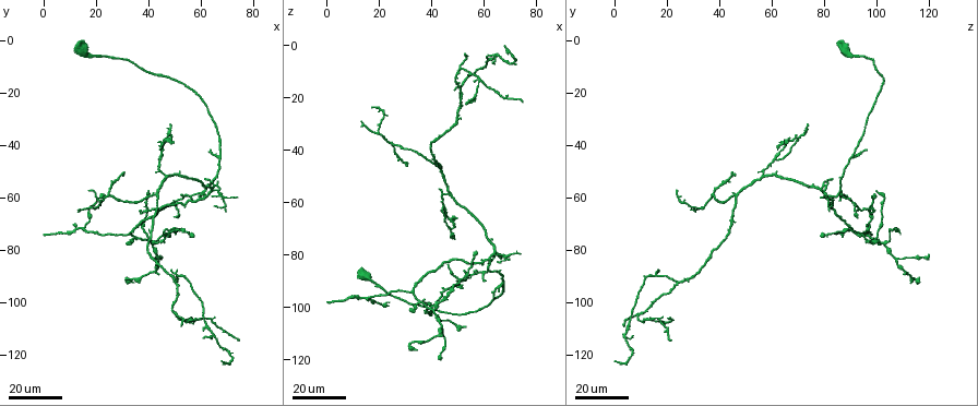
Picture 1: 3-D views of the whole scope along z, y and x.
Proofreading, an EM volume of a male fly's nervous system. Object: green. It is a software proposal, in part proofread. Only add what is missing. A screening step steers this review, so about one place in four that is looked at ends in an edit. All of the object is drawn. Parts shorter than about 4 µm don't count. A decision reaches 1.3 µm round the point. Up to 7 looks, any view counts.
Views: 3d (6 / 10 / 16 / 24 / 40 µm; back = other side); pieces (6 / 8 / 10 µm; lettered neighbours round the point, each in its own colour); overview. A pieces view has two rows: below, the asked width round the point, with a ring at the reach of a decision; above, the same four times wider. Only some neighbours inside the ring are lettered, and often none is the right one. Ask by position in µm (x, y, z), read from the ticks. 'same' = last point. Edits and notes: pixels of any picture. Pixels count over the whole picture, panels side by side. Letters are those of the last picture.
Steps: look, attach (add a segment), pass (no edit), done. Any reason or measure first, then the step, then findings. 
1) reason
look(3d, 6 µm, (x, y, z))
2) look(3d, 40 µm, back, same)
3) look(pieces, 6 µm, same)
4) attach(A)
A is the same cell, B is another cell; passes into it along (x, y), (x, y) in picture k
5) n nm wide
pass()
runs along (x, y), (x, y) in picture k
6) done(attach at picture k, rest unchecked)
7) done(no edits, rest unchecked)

branch stops here
look(3d, 16 µm, (0, 74, 97))

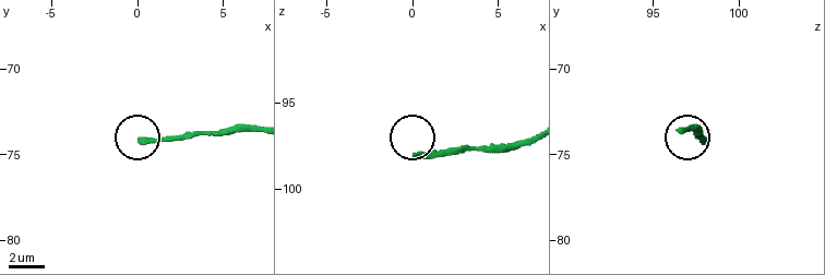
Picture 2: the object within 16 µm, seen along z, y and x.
look(pieces, 8 µm, (0.2, 74.1, 98.0))

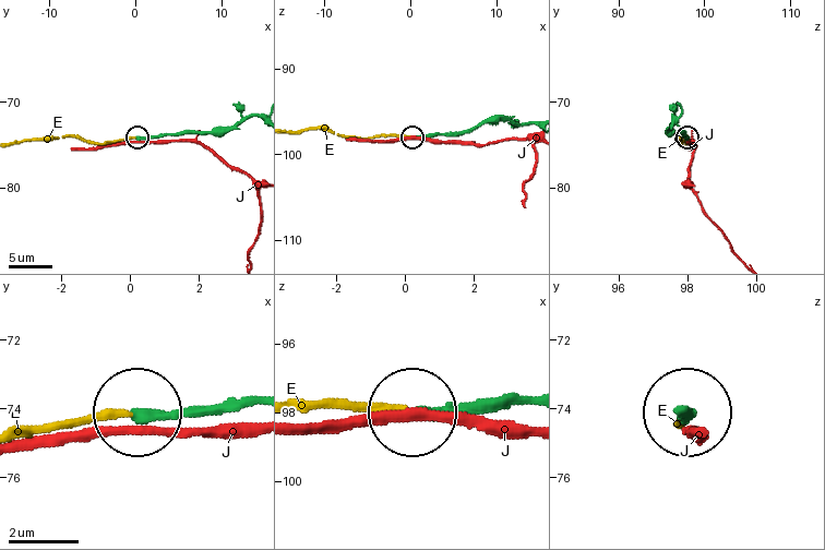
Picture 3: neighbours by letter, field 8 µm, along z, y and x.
pass()
E and J are other cells; none of them fits

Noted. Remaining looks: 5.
thin end
look(3d, 24 µm, (14, 64, 29))

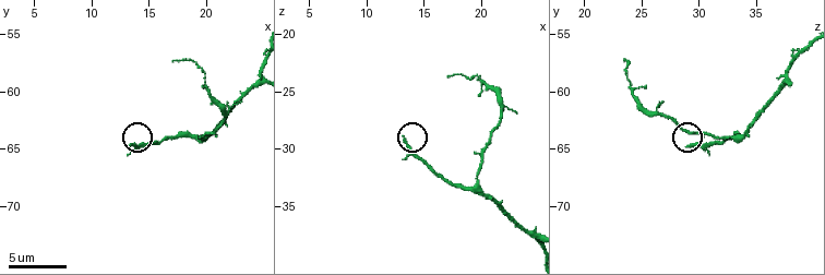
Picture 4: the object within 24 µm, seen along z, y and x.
look(3d, 6 µm, (13.4, 64.6, 29.2))

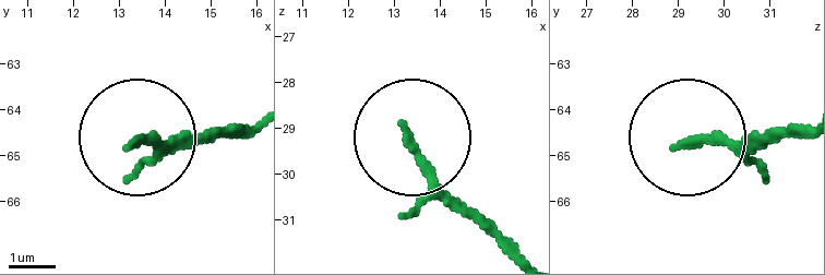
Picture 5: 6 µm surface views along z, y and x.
look(pieces, 6 µm, (13.30, 64.80, 29.05))

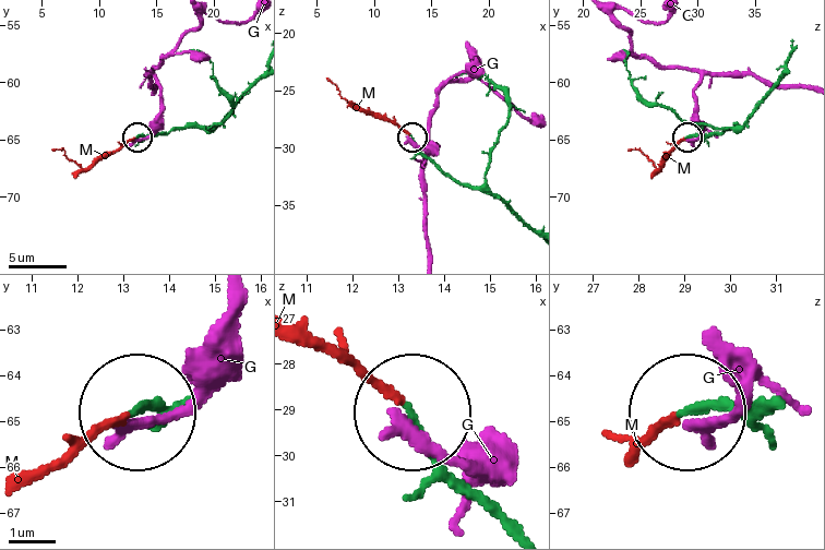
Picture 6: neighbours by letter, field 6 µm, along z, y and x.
170 nm wide
attach(M)
M is the same cell, G is another cell; passes into it along (163, 131), (135, 136), (84, 168), (60, 150), (54, 151) in picture 6; it goes on there

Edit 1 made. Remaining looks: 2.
thin end
look(3d, 16 µm, (69, 122, 1))

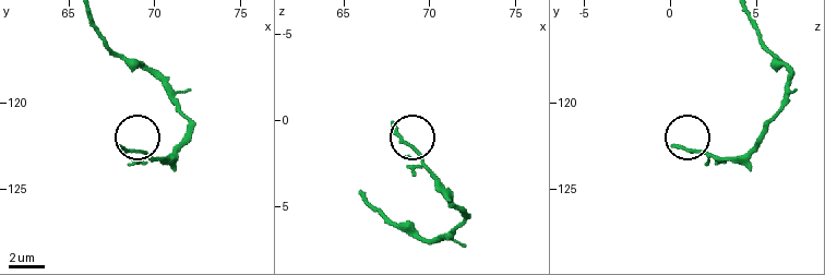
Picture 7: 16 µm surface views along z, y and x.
look(pieces, 6 µm, (68.0, 122.4, 0.3))

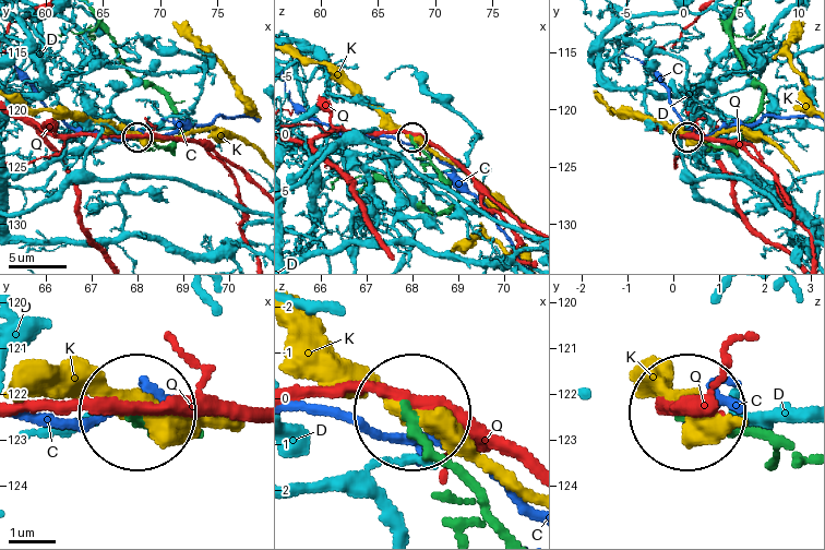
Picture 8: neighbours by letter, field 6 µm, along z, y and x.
190 nm wide
pass()
C, D, K and Q are other cells; runs along (506, 527), (417, 414) in picture 8; no lettered segment goes on from it

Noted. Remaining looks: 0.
done(attach at picture 6, rest unchecked)

